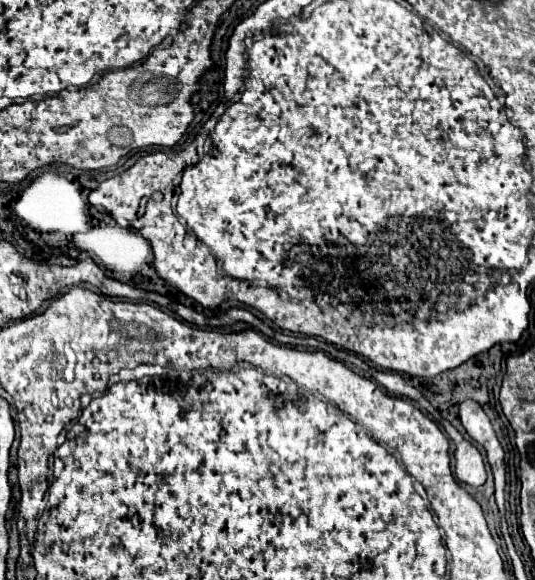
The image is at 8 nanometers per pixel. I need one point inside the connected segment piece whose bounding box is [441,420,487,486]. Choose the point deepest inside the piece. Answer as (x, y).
(470, 469)

